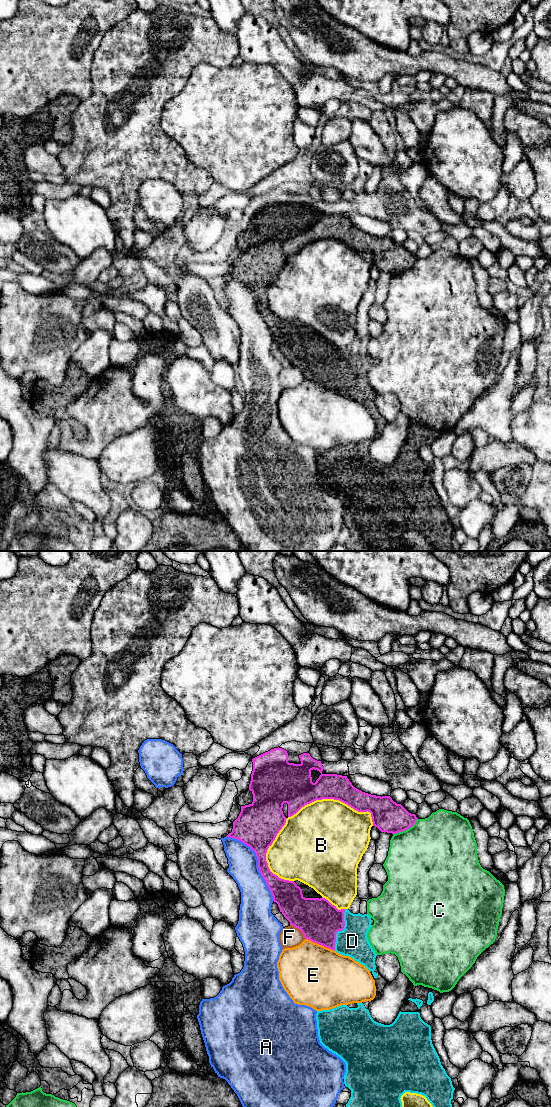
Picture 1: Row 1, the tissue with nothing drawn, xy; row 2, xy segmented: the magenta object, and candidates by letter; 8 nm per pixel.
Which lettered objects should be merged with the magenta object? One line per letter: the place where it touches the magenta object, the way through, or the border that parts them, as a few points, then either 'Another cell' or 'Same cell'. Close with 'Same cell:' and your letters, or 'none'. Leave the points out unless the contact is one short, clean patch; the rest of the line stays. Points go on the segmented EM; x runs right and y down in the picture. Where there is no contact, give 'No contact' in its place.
A: Touches magenta at xy (258, 862). Another cell
B: Touches magenta at xy (309, 803). Another cell
C: Touches magenta at xy (406, 829). Another cell
D: Touches magenta at xy (340, 930). Same cell
E: Touches magenta at xy (320, 944). Another cell
F: Touches magenta at xy (299, 929). Boundary: xy (290, 924), (295, 926), (305, 938). Another cell
Same cell: D

